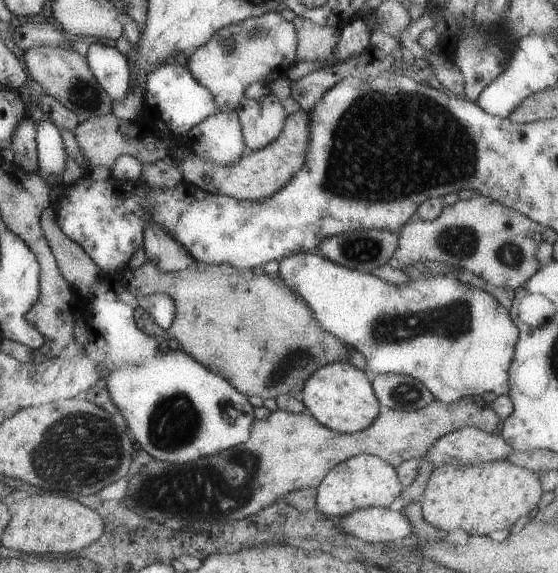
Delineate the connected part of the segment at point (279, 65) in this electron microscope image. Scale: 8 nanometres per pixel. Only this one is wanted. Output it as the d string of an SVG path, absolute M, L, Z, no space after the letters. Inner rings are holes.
M269 11L261 16L241 20L237 24L219 28L208 42L205 42L200 48L195 48L188 54L187 70L191 77L204 88L209 90L215 106L219 113L231 112L239 104L241 96L244 96L245 88L255 82L266 83L267 76L271 72L279 72L281 77L297 61L296 60L297 32L292 26L292 22L284 20L279 11ZM225 38L233 38L229 46L221 46Z

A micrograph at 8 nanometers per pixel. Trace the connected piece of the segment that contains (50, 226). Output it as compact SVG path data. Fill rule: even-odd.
M50 205L40 215L42 237L46 239L63 279L85 302L88 289L98 282L100 269L93 260L74 241L65 237L57 224L56 208Z

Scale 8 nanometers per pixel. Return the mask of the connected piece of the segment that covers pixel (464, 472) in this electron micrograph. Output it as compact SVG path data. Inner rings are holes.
M507 460L465 466L445 464L431 472L419 502L425 523L445 534L459 529L469 535L494 536L501 530L509 532L517 518L531 515L542 491L535 472Z

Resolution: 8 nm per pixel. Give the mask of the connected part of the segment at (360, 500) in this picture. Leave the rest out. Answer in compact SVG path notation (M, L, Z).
M356 455L333 466L325 474L316 487L316 508L335 521L358 509L393 507L401 492L402 487L393 467L372 455Z

